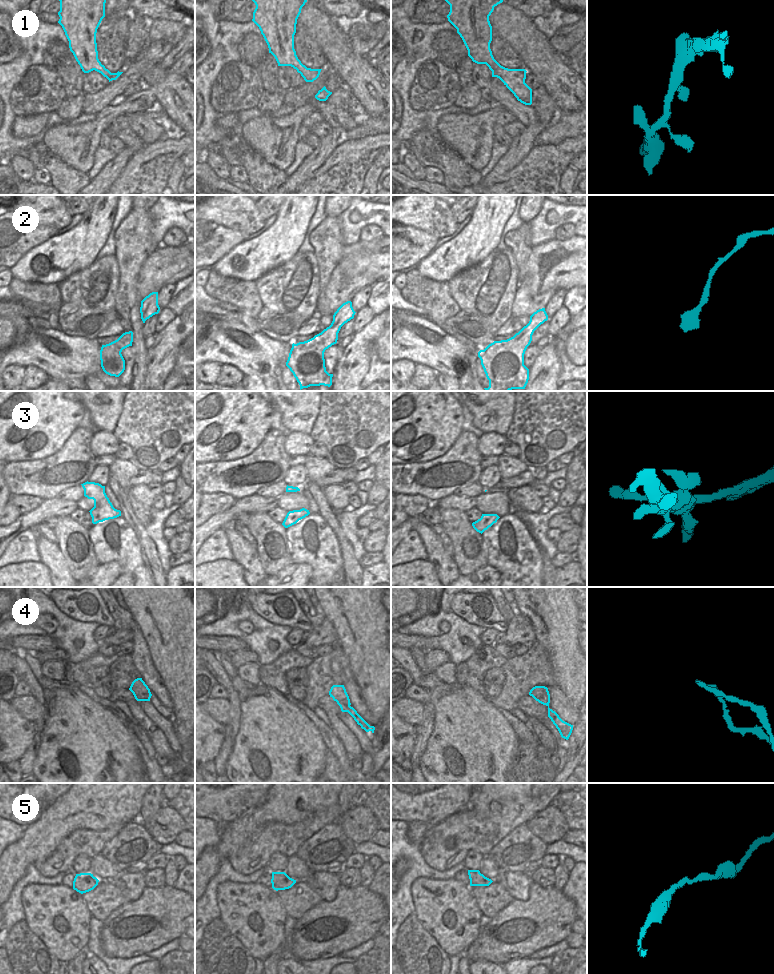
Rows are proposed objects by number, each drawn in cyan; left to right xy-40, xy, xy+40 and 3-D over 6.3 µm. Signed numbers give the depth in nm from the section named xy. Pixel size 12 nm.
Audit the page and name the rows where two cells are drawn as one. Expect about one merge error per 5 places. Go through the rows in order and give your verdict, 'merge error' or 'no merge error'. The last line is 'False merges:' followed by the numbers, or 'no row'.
1: no merge error
2: no merge error
3: no merge error
4: merge error
5: no merge error
False merges: 4

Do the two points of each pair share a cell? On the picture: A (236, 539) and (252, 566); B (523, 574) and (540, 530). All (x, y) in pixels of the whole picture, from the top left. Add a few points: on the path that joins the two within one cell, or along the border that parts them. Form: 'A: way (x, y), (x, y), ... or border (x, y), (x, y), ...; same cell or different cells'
A: way (239, 546), (250, 559); same cell
B: border (522, 522), (539, 548); different cells

